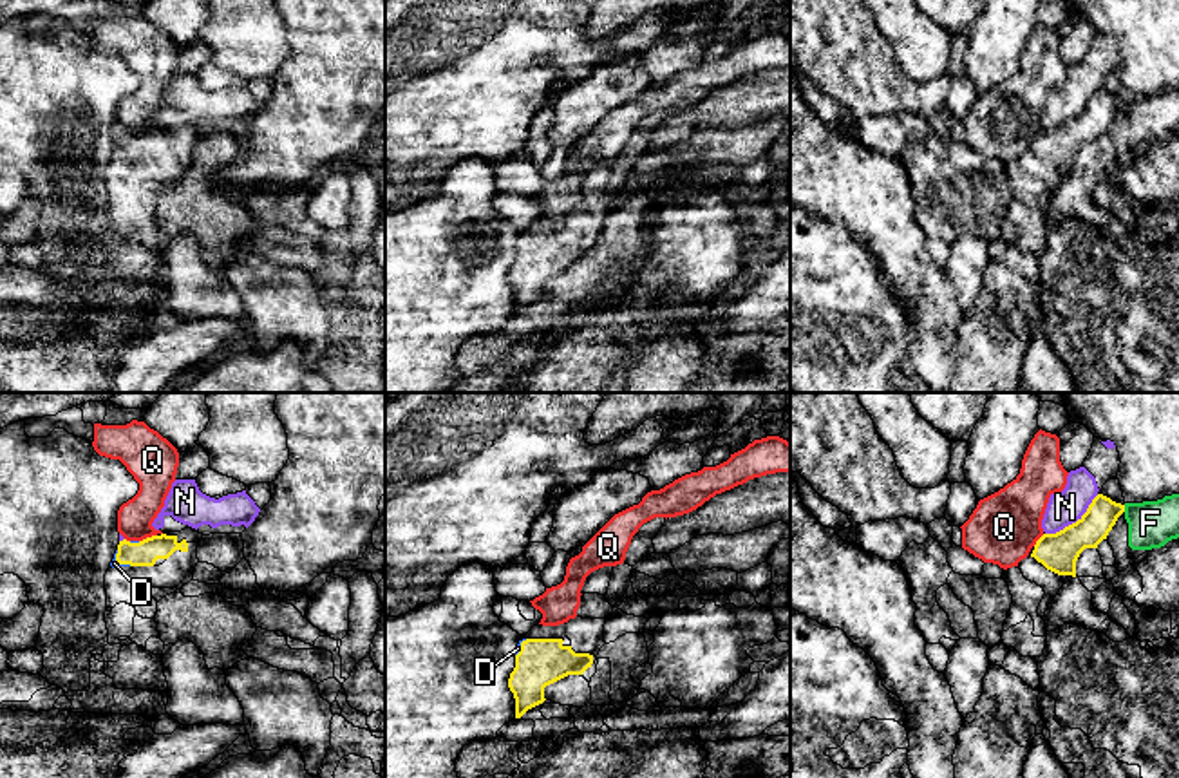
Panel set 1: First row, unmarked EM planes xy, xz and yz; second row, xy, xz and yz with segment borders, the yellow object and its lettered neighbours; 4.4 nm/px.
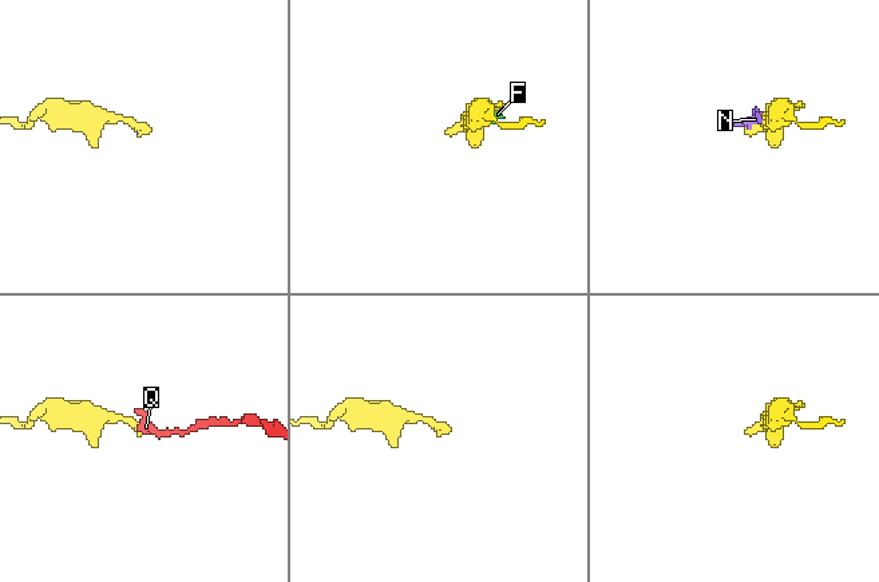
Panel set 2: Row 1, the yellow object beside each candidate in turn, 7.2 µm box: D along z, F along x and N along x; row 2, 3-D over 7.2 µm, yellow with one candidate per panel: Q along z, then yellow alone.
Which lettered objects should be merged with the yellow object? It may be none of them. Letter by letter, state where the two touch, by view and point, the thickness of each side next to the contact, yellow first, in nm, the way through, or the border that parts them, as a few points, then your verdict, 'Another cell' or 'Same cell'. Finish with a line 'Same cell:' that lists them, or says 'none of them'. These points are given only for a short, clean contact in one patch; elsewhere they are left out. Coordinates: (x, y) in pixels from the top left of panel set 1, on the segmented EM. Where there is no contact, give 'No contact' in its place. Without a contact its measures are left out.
D: Touches yellow at xy (120, 563). Thickness 120 nm (yellow) against 40 nm. Same cell
F: Touches yellow at yz (1123, 509). Thickness 140 nm (yellow) against 200 nm. Another cell
N: Touches yellow at yz (1073, 523). Thickness 180 nm (yellow) against 150 nm. Another cell
Q: Touches yellow at xy (147, 538). Thickness 120 nm (yellow) against 160 nm. Boundary: xy (156, 534), (140, 541). Another cell
Same cell: D

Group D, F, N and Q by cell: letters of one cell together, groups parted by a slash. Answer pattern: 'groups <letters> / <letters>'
groups D / F / N / Q

